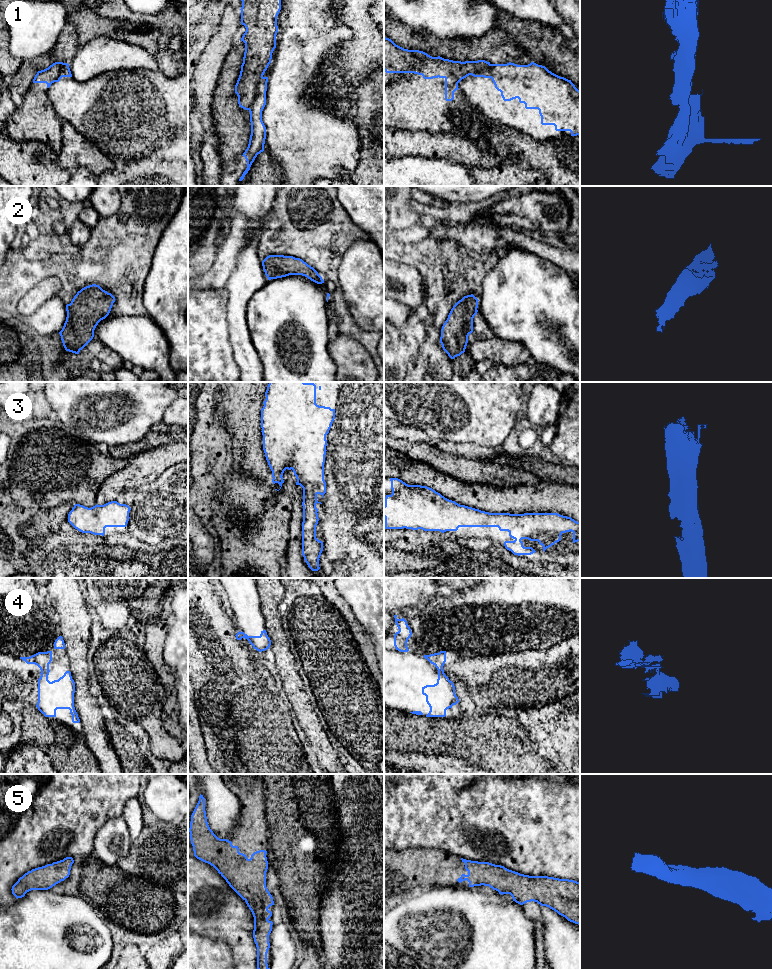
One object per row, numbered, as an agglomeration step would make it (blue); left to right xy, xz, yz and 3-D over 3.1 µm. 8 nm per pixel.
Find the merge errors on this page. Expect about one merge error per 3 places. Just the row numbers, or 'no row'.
1, 4

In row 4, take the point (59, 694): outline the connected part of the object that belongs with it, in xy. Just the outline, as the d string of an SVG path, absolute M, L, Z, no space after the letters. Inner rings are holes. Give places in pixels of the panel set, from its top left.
M50 670L38 679L38 702L36 707L45 717L56 717L57 709L69 709L72 722L80 719L74 707L75 682L71 672L66 671L58 680L48 680Z

